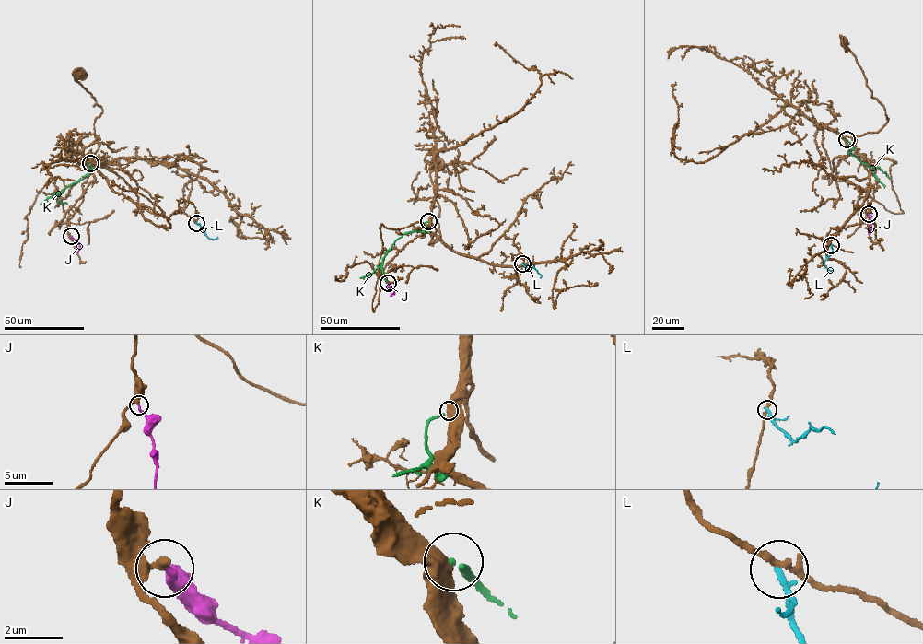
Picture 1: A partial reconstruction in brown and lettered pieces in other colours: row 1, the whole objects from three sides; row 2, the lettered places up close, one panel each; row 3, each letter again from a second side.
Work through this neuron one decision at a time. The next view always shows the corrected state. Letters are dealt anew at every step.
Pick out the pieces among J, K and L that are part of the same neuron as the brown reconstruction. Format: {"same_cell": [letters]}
{"same_cell": ["J"]}

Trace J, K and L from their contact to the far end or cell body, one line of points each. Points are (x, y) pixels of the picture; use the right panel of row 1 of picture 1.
J: (868, 214), (870, 220), (869, 235)
K: (847, 139), (851, 154), (887, 175)
L: (831, 245), (832, 252), (823, 263), (832, 270)

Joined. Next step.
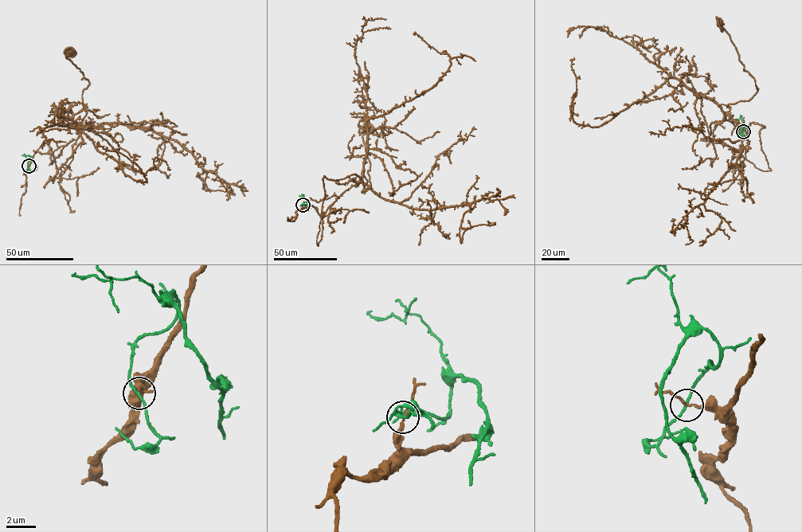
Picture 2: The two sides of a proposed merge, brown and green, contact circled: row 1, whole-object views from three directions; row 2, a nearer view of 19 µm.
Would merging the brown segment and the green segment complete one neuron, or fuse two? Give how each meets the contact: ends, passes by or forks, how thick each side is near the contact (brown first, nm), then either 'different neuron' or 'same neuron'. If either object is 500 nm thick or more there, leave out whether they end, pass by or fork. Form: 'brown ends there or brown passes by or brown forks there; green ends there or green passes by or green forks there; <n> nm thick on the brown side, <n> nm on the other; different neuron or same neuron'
brown passes by; green passes by; 150 nm thick on the brown side, 170 nm on the other; different neuron

